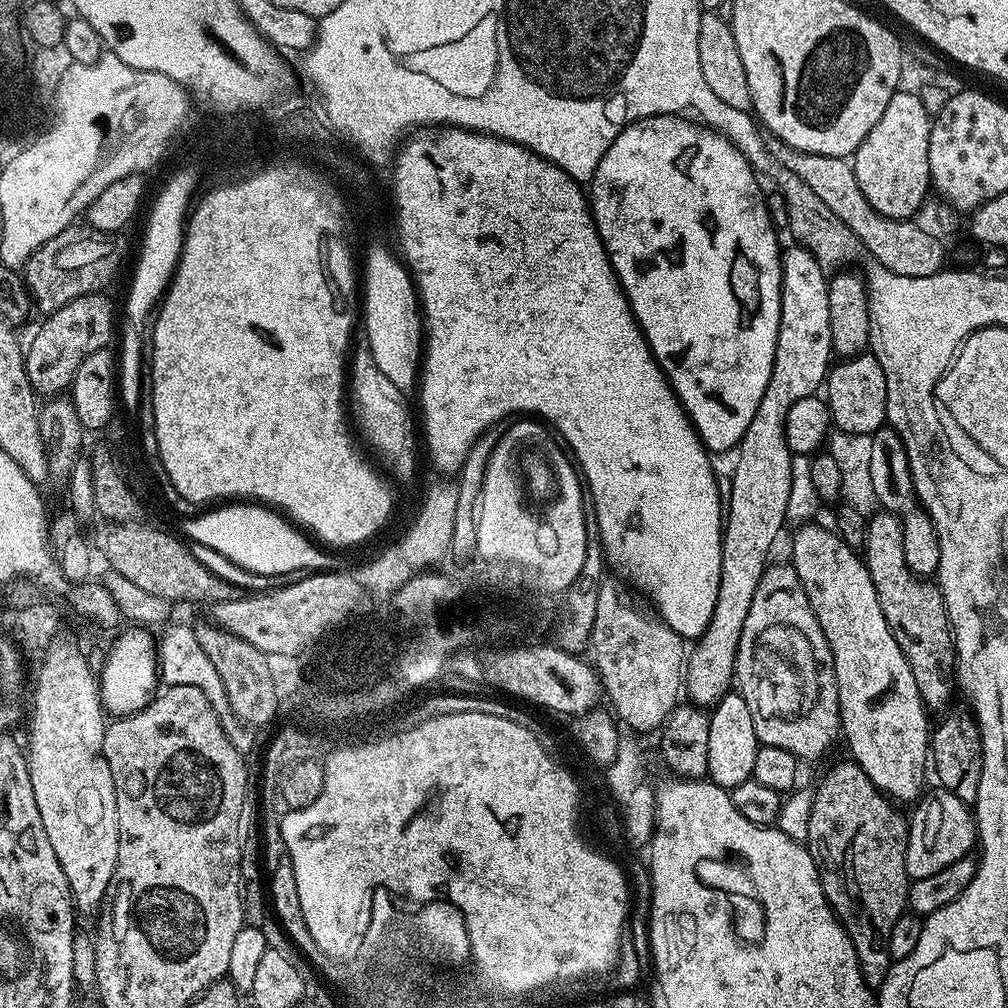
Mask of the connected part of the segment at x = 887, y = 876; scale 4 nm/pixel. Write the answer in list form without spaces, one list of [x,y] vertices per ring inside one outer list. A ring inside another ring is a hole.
[[[854,762],[840,764],[824,780],[820,789],[815,789],[812,817],[809,822],[811,835],[820,843],[818,860],[823,871],[832,875],[836,884],[844,888],[825,887],[824,897],[837,920],[843,924],[852,940],[854,950],[858,954],[858,962],[862,970],[862,978],[869,988],[878,990],[887,978],[888,971],[894,963],[890,954],[890,930],[894,930],[894,922],[905,915],[908,903],[908,886],[910,877],[906,870],[906,850],[908,849],[907,819],[900,817],[889,799],[880,789],[870,782],[866,773]]]

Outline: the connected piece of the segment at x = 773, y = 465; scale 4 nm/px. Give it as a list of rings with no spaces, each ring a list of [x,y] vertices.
[[[785,247],[782,252],[782,263],[780,265],[780,329],[778,330],[778,338],[776,339],[776,349],[774,350],[774,366],[772,367],[772,373],[770,374],[770,382],[766,386],[766,394],[762,394],[762,402],[758,402],[758,410],[754,414],[753,421],[750,422],[750,426],[746,430],[746,434],[740,439],[740,443],[738,445],[738,451],[735,453],[736,456],[736,469],[730,472],[732,478],[732,493],[726,500],[726,525],[722,530],[722,539],[724,541],[724,561],[722,562],[722,578],[720,579],[720,589],[718,590],[718,602],[714,606],[714,614],[712,615],[712,621],[708,624],[707,630],[704,631],[703,636],[699,637],[698,644],[700,646],[697,648],[696,653],[689,655],[686,660],[686,690],[694,695],[698,696],[702,701],[701,703],[706,704],[706,701],[715,702],[720,699],[721,696],[725,695],[729,691],[730,685],[733,683],[734,680],[734,673],[736,671],[736,655],[738,654],[738,650],[740,649],[740,639],[742,638],[742,626],[746,622],[746,618],[750,614],[750,602],[754,598],[754,594],[758,590],[758,586],[760,585],[760,580],[765,574],[766,569],[769,567],[770,561],[768,561],[768,551],[772,548],[772,543],[775,542],[776,539],[780,536],[780,531],[784,528],[784,522],[789,519],[788,512],[787,512],[787,503],[790,502],[790,490],[791,490],[791,468],[792,468],[792,458],[793,453],[790,449],[788,449],[788,443],[786,442],[786,438],[784,437],[784,422],[785,416],[788,413],[788,408],[794,404],[794,402],[802,402],[802,398],[806,398],[807,396],[815,396],[817,393],[821,391],[822,385],[825,383],[826,377],[830,371],[830,365],[833,363],[834,360],[834,353],[832,351],[832,335],[830,334],[830,298],[828,297],[828,281],[829,277],[827,275],[824,276],[824,272],[820,269],[820,264],[818,261],[815,260],[814,257],[811,256],[810,253],[807,252],[809,249],[807,247],[804,248],[788,248]]]

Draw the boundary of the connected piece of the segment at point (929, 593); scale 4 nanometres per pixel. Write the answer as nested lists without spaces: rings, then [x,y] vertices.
[[[882,510],[877,511],[867,521],[866,527],[862,559],[870,570],[870,578],[874,582],[874,590],[878,594],[878,602],[882,606],[882,614],[914,674],[914,682],[918,686],[921,696],[928,702],[942,700],[948,694],[948,671],[951,668],[953,671],[954,668],[954,641],[940,589],[935,583],[927,582],[916,576],[906,566],[906,554],[902,550],[904,526],[899,515],[895,516],[892,512],[882,512]]]

